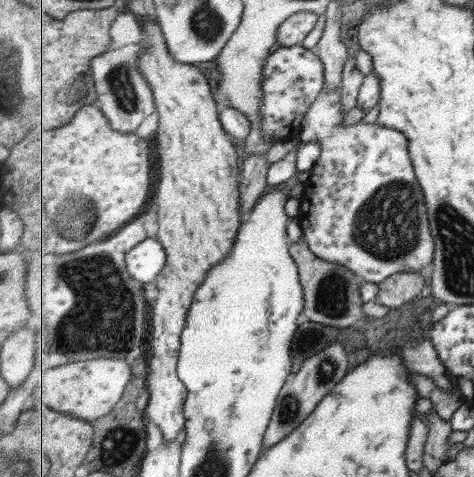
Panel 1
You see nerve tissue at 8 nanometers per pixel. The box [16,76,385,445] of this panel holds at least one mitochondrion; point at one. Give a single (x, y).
(105, 315)

